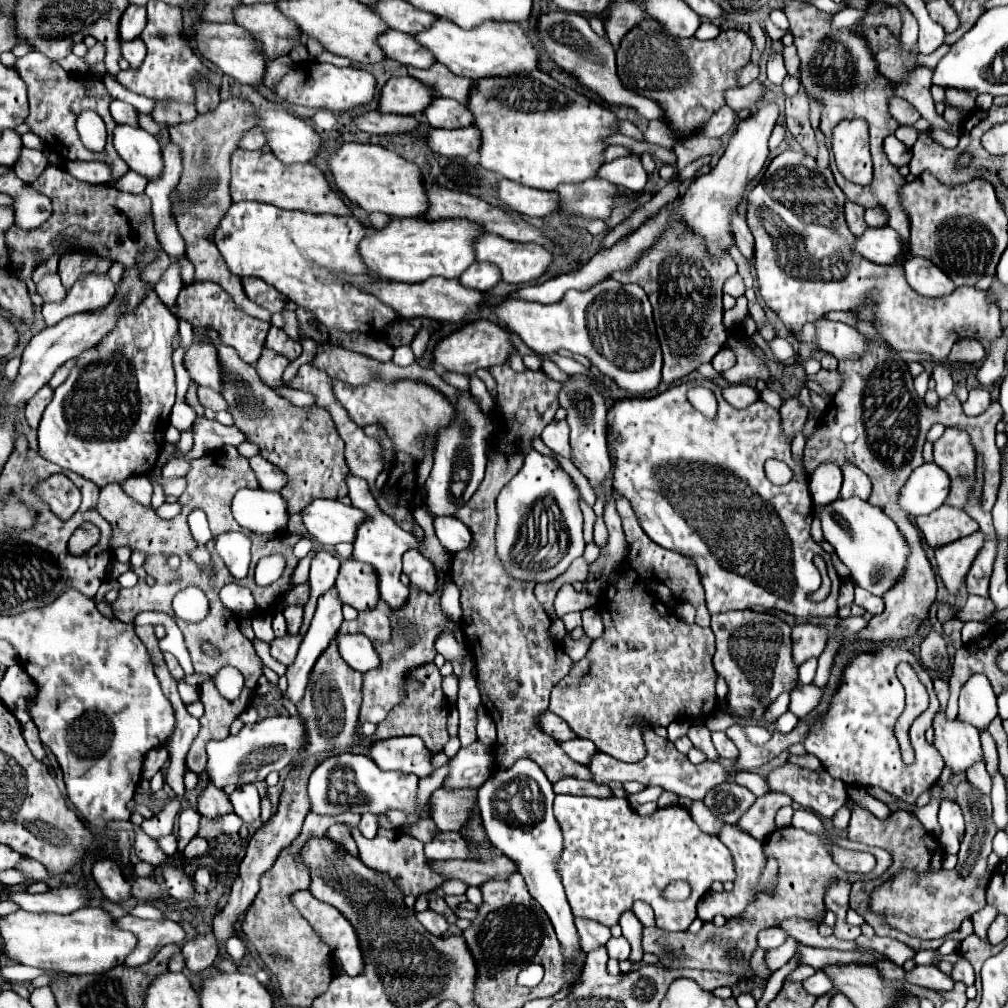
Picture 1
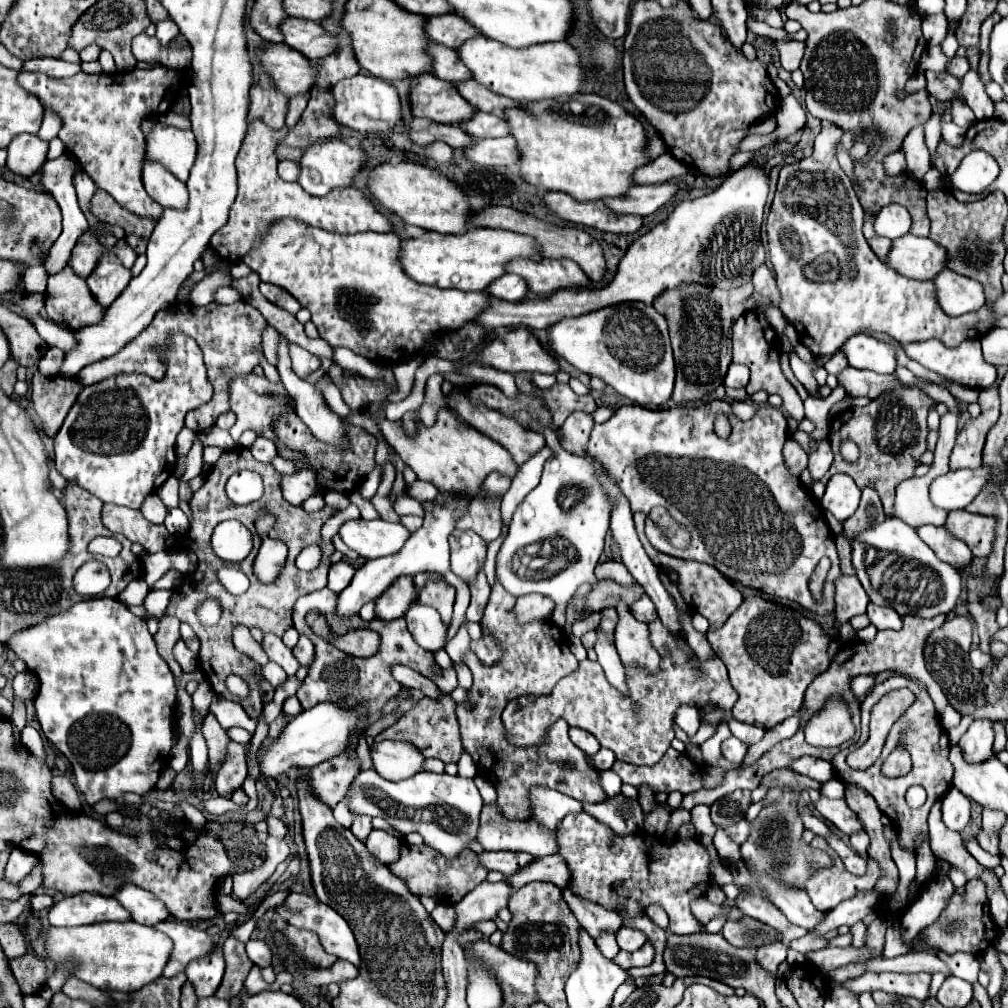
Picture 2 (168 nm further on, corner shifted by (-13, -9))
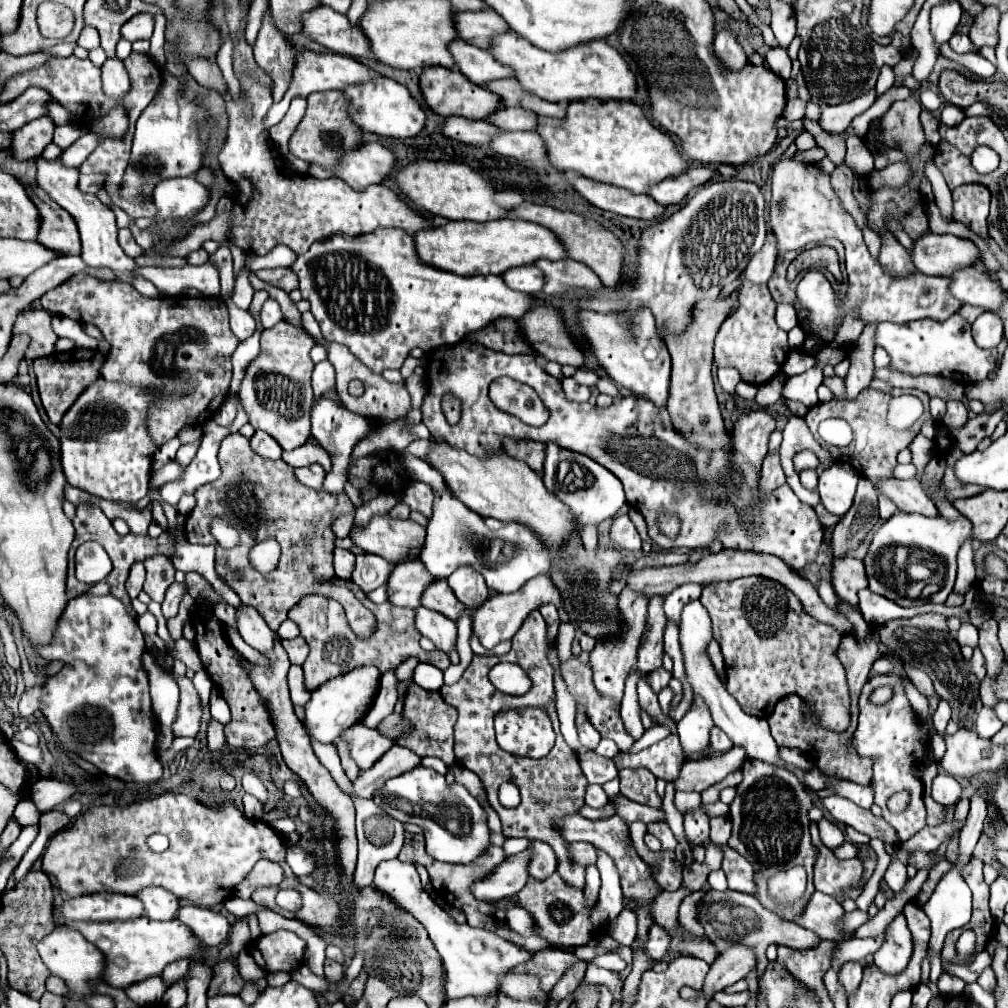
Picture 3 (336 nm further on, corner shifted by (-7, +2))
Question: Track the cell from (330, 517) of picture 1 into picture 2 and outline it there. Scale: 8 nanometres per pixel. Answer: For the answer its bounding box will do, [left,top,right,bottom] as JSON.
[338,519,410,559]

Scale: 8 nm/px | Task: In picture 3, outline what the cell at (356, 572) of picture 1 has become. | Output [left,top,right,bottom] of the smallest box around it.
[388,560,438,608]

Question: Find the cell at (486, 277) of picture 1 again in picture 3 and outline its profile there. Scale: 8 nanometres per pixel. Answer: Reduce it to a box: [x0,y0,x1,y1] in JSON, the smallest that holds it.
[502,264,544,294]

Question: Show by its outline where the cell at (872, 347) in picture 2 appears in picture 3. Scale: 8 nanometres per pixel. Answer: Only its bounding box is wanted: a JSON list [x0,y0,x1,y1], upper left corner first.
[876,314,998,384]

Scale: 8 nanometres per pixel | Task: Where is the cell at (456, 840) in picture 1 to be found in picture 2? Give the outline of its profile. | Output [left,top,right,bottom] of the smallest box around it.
[478,851,534,875]

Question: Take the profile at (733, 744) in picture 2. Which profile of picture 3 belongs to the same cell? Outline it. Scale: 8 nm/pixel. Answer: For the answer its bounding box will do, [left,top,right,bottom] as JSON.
[710,728,734,752]

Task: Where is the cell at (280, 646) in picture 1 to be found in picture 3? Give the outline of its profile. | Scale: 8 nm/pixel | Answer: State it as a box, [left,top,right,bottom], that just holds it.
[236,604,274,652]

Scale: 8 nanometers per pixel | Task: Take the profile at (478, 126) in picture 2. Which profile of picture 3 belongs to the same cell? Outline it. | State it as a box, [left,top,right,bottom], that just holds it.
[490,108,538,130]

